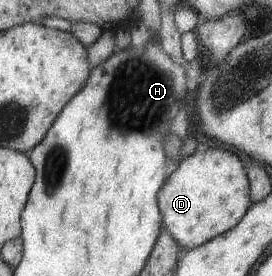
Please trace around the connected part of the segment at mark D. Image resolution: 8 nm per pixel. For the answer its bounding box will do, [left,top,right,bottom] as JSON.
[158,148,251,250]

